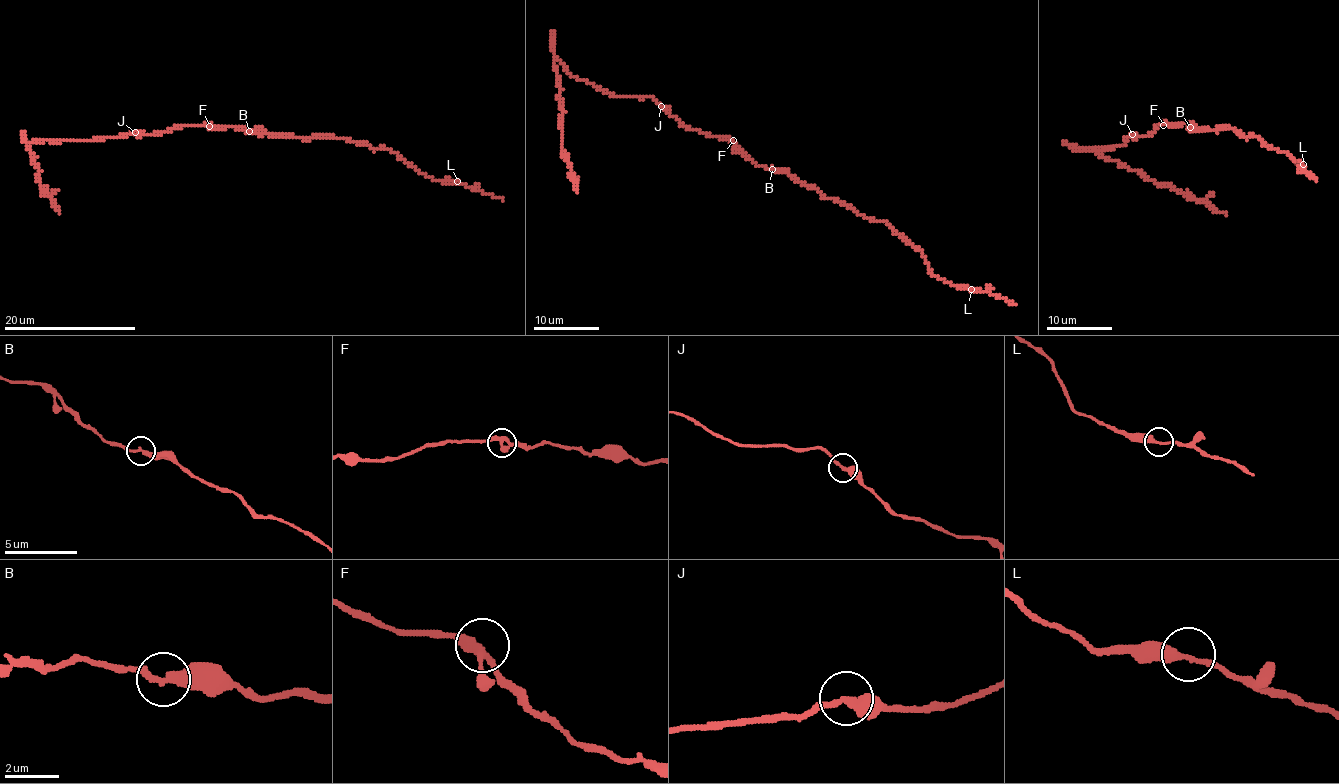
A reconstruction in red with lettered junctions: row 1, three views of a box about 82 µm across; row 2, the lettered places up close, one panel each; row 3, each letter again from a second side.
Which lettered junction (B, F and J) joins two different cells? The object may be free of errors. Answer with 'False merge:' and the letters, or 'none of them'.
False merge: none of them

